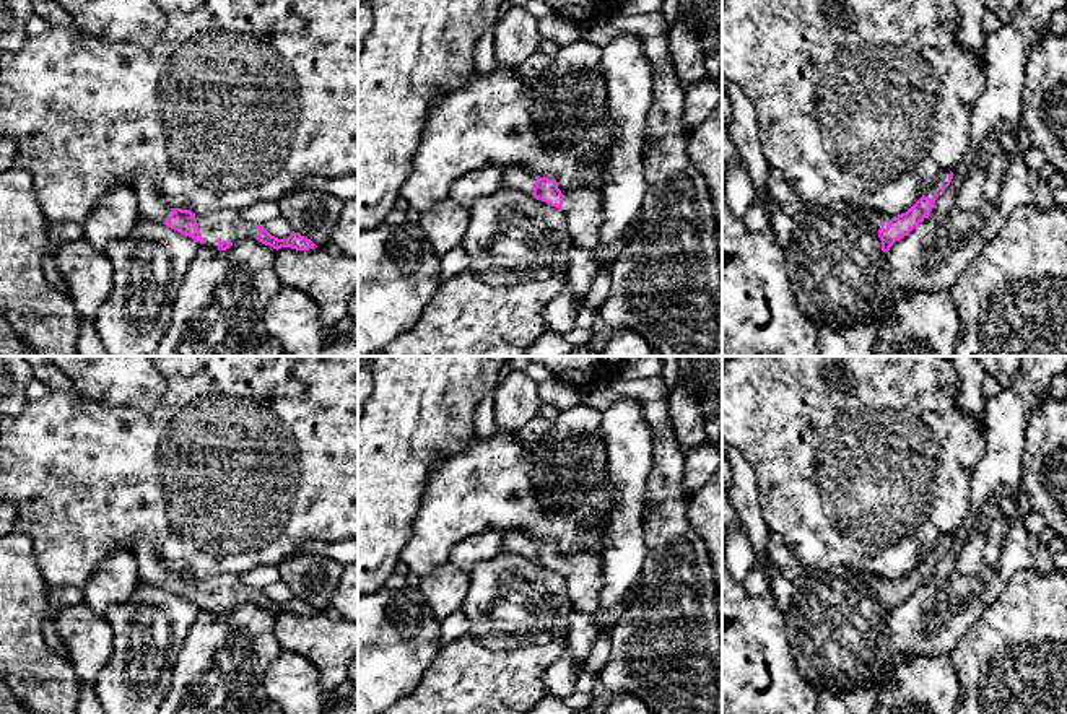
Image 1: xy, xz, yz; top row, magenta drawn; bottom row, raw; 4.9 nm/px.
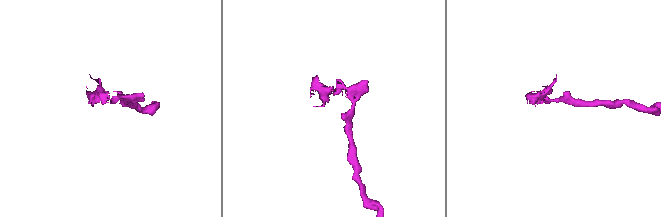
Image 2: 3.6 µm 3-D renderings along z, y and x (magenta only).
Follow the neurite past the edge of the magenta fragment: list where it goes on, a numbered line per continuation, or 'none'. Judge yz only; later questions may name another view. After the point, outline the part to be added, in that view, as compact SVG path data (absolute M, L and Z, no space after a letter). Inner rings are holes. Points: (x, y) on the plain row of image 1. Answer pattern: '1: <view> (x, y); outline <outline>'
1: yz (942, 544); outline M950 535L940 537L937 546L924 558L925 561L932 563L935 558L939 558L943 550L948 546Z
2: yz (836, 631); outline M836 568L831 571L807 569L804 577L794 582L795 594L792 607L786 613L789 646L799 670L818 694L825 690L856 690L872 683L877 678L891 649L888 638L888 616L882 615L878 594L882 592L882 587L886 594L888 586L896 581L898 579L880 579L875 576L849 571L846 568Z

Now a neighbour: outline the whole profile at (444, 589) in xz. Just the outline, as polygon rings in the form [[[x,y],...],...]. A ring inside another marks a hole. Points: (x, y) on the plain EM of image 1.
[[[446,563],[421,579],[418,590],[431,607],[434,618],[441,623],[462,608],[470,590],[470,574]]]

